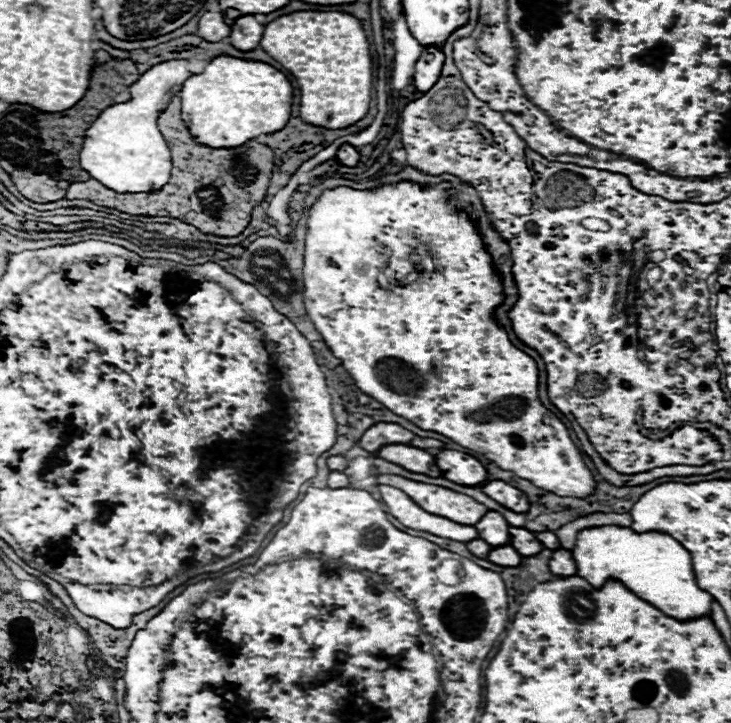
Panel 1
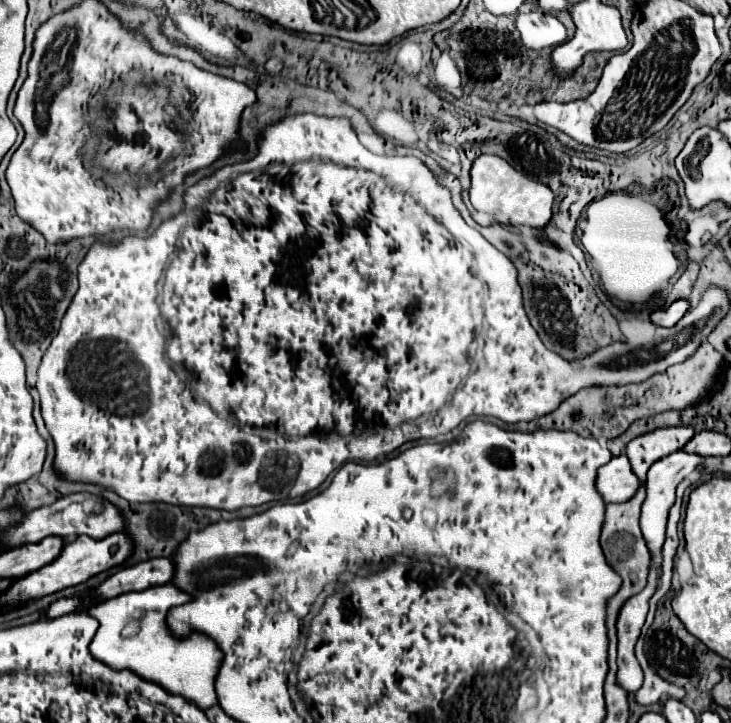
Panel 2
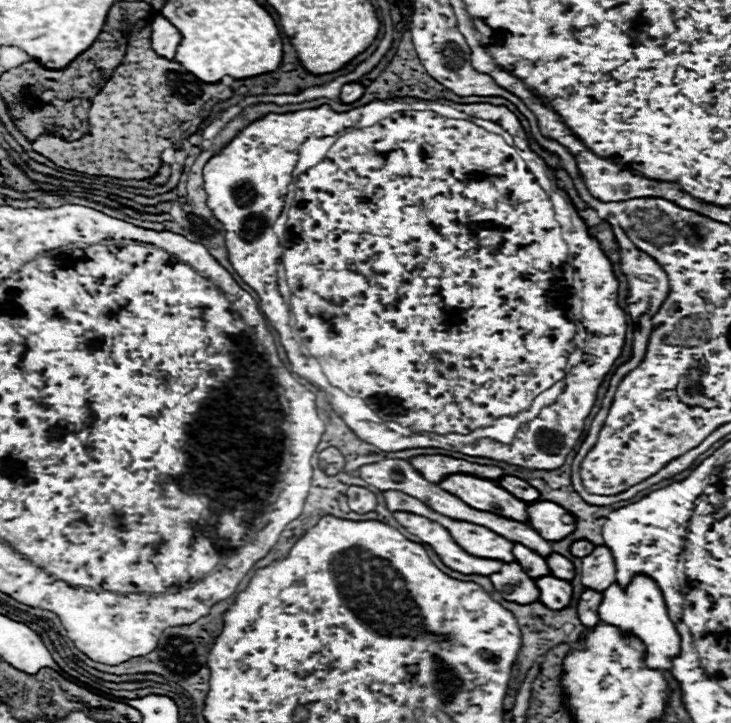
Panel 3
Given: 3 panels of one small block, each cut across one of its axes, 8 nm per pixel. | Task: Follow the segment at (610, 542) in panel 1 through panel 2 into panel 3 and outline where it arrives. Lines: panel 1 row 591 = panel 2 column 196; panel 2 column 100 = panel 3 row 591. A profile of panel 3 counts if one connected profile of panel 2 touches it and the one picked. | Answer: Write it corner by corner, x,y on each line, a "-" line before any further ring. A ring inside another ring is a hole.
636,574
626,588
620,588
616,582
602,592
602,604
598,606
598,616
604,624
612,624
622,628
624,632
632,632
646,644
646,664
656,670
670,670
672,658
680,654
680,634
674,622
668,616
668,608
664,604
664,594
650,580
650,576

